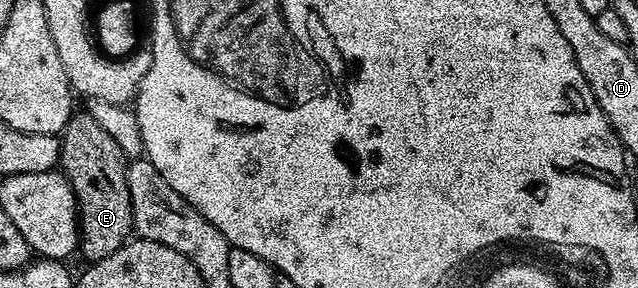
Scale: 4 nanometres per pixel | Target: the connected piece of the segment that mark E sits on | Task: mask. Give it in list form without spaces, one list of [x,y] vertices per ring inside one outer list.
[[[86,110],[76,111],[63,128],[59,145],[59,164],[63,175],[66,176],[75,192],[75,203],[79,210],[78,251],[83,252],[87,262],[109,258],[109,254],[113,254],[121,245],[127,243],[132,235],[133,214],[131,213],[129,186],[125,182],[128,163],[128,157],[123,155],[121,146],[113,142],[113,137]]]

